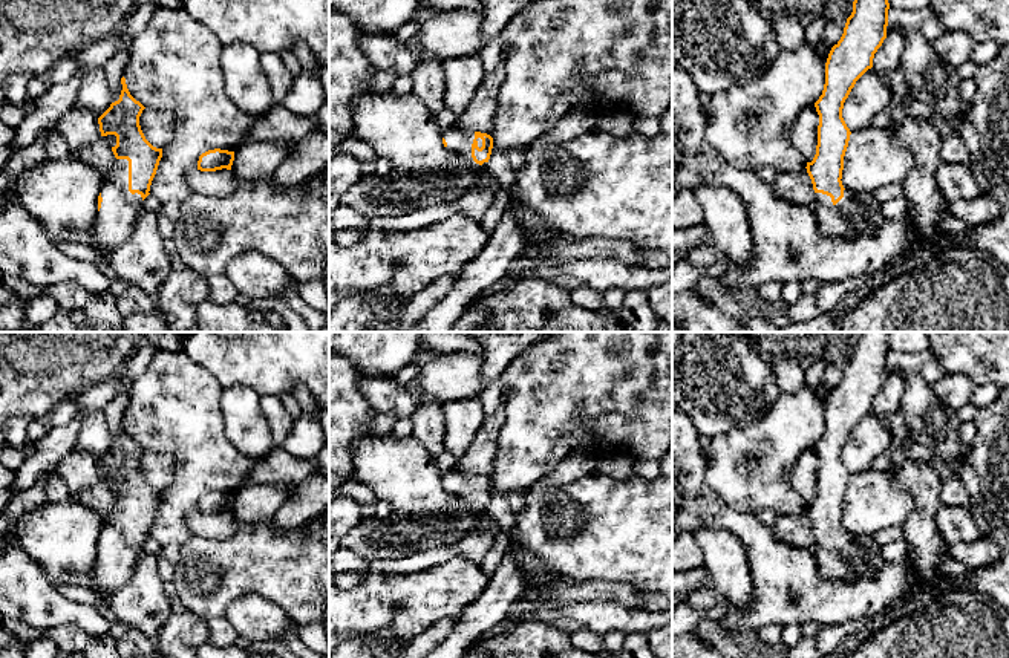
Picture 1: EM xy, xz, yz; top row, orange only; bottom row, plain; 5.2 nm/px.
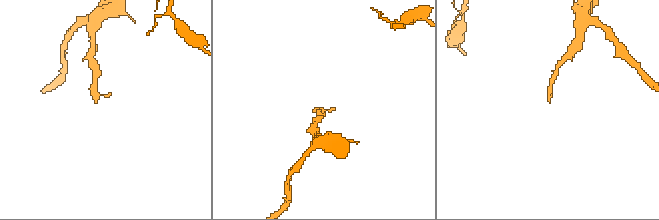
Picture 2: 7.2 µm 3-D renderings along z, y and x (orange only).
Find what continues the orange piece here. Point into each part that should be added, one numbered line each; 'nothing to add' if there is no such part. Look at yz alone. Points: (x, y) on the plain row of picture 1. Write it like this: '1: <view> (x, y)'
1: yz (853, 557)

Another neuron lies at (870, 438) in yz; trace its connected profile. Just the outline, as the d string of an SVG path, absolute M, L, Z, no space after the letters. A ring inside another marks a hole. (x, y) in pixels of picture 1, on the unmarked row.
M873 410L868 412L854 427L844 445L842 461L856 474L868 470L870 464L890 450L891 433Z

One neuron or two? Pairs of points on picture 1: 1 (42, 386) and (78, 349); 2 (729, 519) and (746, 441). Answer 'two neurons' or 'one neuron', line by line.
1: one neuron
2: two neurons

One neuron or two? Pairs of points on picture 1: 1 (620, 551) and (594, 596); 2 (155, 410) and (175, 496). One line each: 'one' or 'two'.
1: two
2: one

